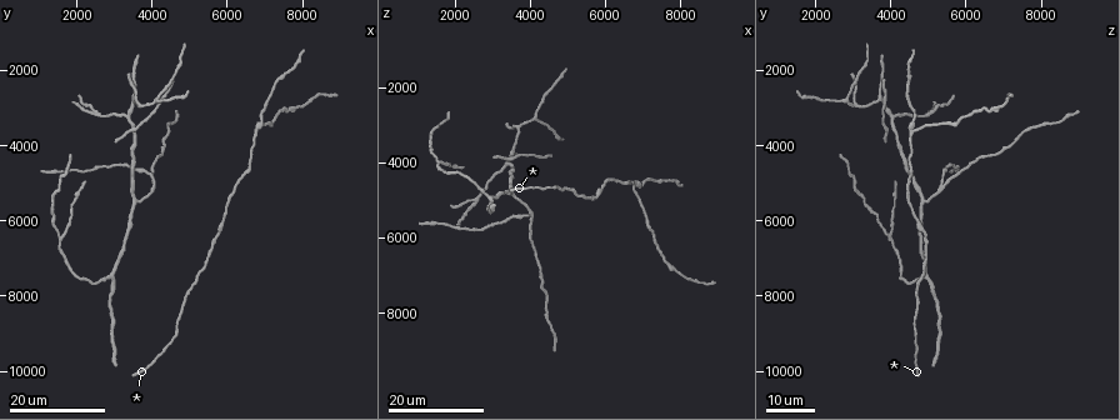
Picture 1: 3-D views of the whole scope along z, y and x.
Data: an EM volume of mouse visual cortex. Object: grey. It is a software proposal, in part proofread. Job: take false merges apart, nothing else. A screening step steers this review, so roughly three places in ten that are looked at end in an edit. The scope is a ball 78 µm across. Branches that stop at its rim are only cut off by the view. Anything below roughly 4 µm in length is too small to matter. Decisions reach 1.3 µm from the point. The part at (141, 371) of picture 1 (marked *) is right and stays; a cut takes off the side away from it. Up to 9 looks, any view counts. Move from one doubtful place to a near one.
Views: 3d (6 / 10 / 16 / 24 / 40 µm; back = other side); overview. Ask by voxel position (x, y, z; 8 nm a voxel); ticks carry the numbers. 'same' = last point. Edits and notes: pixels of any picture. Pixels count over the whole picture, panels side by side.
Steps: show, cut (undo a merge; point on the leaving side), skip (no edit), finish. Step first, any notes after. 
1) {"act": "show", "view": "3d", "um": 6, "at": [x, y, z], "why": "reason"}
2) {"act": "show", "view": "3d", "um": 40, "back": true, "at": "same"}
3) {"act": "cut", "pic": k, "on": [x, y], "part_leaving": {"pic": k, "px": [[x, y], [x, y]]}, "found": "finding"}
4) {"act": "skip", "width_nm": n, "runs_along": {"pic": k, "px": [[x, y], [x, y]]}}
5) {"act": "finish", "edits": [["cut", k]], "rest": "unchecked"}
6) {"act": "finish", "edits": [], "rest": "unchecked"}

{"act": "show", "view": "3d", "um": 24, "at": [1550, 6400, 4050], "why": "two arms in line, one across"}

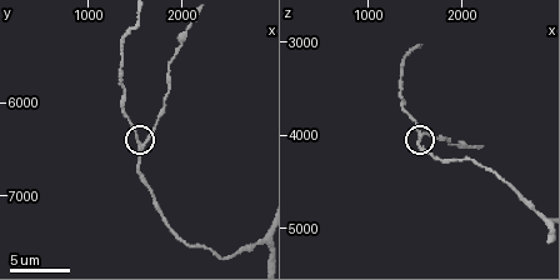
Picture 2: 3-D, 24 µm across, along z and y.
{"act": "show", "view": "3d", "um": 10, "at": [1600, 6450, 3950]}

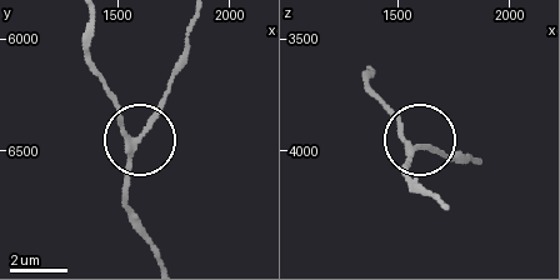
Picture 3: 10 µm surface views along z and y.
{"act": "skip", "arms": 3, "found": "continuous, no second neuron"}

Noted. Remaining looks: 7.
{"act": "show", "view": "3d", "um": 16, "at": [2850, 7450, 4800], "why": "three-way junction"}

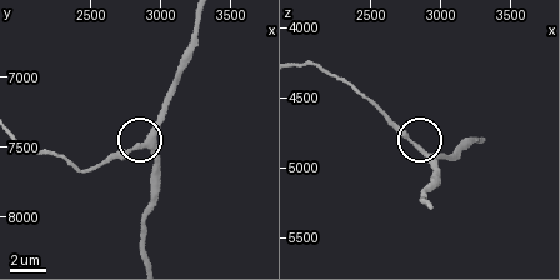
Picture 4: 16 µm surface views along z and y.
{"act": "show", "view": "3d", "um": 6, "at": [2860, 7480, 4900], "why": "closer look"}

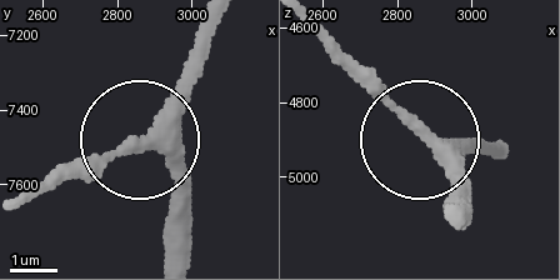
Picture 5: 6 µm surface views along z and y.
{"act": "skip", "arms": 3, "runs_along": {"pic": 5, "px": [[455, 214], [443, 166], [339, 63]]}, "found": "all the same neuron"}

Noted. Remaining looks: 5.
{"act": "show", "view": "3d", "um": 24, "at": [3500, 3550, 4100], "why": "three-way junction"}

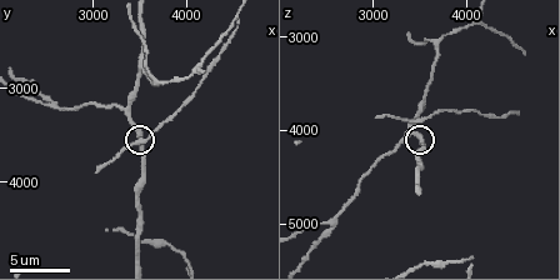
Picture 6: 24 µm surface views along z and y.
{"act": "show", "view": "3d", "um": 6, "at": "same"}

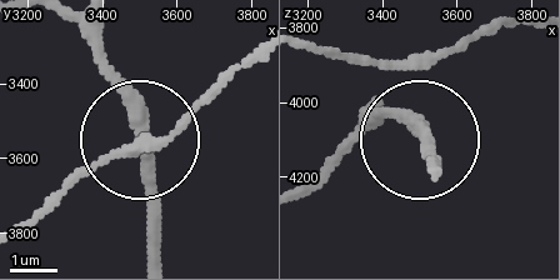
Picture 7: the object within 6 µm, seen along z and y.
{"act": "skip", "found": "all the same neuron"}

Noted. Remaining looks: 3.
{"act": "show", "view": "3d", "um": 24, "at": [5900, 6150, 4700], "why": "thick turns thin"}

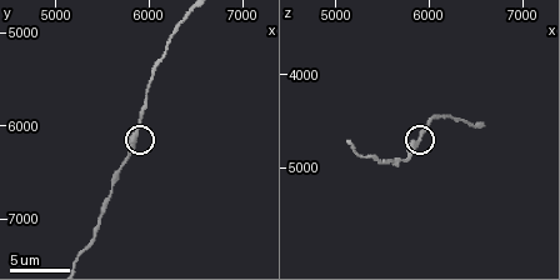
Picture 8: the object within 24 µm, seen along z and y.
{"act": "show", "view": "3d", "um": 6, "at": [5850, 6050, 4750]}

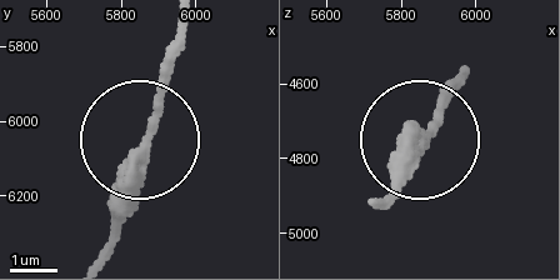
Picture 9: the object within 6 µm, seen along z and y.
{"act": "show", "view": "3d", "um": 6, "back": true, "at": [5860, 6070, 4730]}

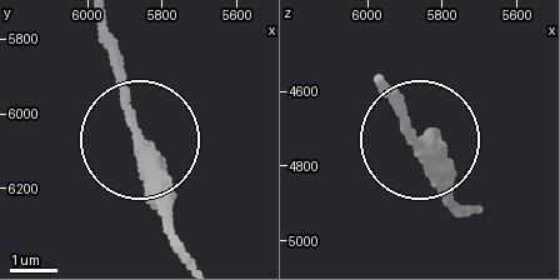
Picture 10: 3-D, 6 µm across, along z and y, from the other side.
{"act": "skip", "runs_along": {"pic": 10, "px": [[189, 253], [118, 53]]}, "found": "one neuron here"}

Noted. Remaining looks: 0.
{"act": "finish", "edits": [], "rest": "unchecked"}

